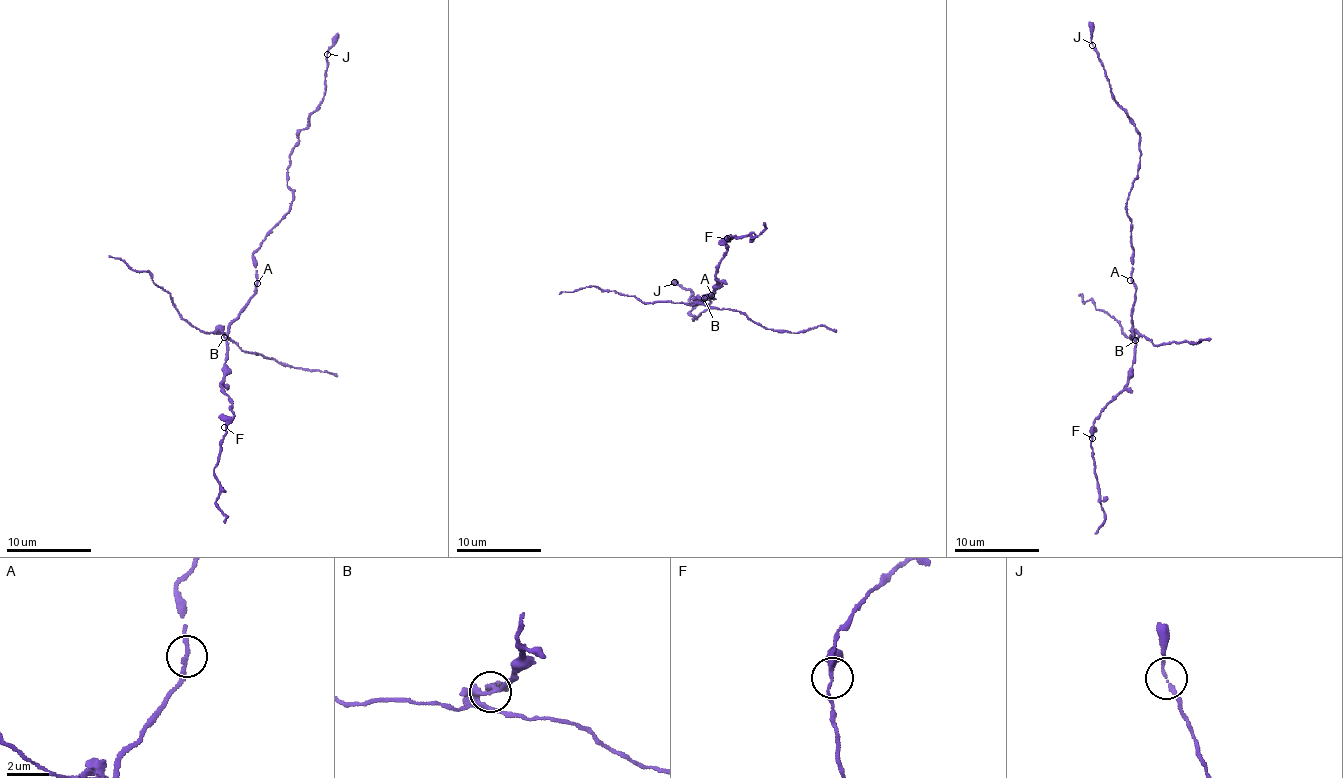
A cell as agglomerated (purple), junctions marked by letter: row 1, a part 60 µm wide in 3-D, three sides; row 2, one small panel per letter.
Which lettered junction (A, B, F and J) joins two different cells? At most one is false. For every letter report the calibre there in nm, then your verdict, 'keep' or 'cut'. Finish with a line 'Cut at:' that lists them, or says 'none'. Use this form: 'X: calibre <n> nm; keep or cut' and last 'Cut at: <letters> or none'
A: calibre 190 nm; keep
B: calibre 160 nm; cut
F: calibre 240 nm; keep
J: calibre 140 nm; keep
Cut at: B

